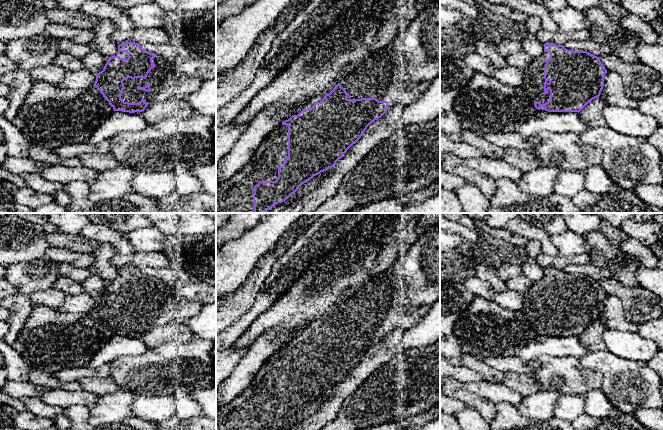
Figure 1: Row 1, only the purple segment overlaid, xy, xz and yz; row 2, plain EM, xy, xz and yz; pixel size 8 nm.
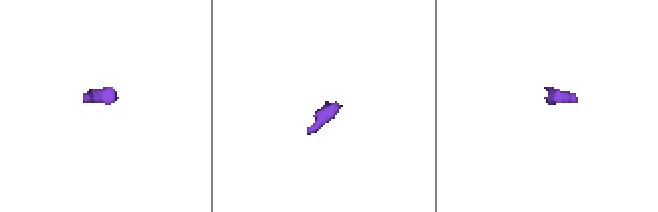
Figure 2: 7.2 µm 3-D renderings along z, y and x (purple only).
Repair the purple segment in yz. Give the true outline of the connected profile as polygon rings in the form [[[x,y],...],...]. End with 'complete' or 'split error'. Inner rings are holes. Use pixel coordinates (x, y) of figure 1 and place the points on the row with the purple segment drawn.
[[[545,43],[543,53],[533,58],[524,71],[525,87],[538,111],[578,113],[600,96],[607,73],[599,57],[587,51],[568,50],[554,43]]] | split error

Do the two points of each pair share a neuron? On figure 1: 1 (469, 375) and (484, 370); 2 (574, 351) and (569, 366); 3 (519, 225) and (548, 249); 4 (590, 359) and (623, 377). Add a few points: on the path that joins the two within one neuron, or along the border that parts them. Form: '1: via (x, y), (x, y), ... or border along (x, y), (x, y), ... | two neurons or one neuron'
1: border along (461, 364), (475, 370), (483, 379) | two neurons
2: border along (549, 355), (574, 356), (579, 360) | two neurons
3: via (527, 230), (536, 233), (544, 241) | one neuron
4: via (598, 361), (605, 362), (615, 370) | one neuron

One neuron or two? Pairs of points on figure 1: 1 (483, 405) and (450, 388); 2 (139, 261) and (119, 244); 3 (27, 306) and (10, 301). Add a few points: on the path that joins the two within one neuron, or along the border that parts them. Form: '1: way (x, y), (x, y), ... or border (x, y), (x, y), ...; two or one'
1: way (475, 401), (469, 399), (458, 390); one
2: border (135, 251), (130, 254); two
3: way (23, 306), (14, 303); one

